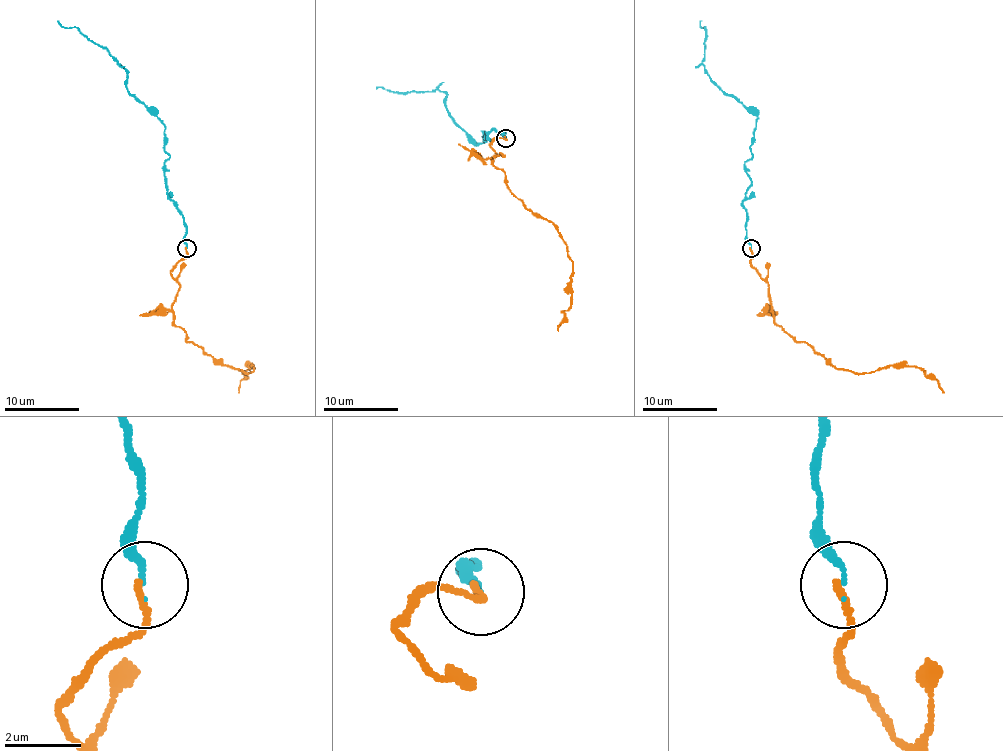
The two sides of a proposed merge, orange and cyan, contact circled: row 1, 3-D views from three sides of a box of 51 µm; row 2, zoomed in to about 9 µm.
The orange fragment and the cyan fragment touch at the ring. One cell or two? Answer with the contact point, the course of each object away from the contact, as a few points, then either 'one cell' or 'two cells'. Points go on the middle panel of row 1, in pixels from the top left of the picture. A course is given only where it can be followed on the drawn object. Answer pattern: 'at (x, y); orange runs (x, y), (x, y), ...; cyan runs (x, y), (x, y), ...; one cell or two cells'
at (506, 138); orange runs (505, 138), (490, 146), (498, 155), (492, 163), (567, 247), (571, 304), (558, 331); cyan runs (505, 138), (490, 129), (475, 144), (449, 114), (444, 92), (377, 88); two cells

